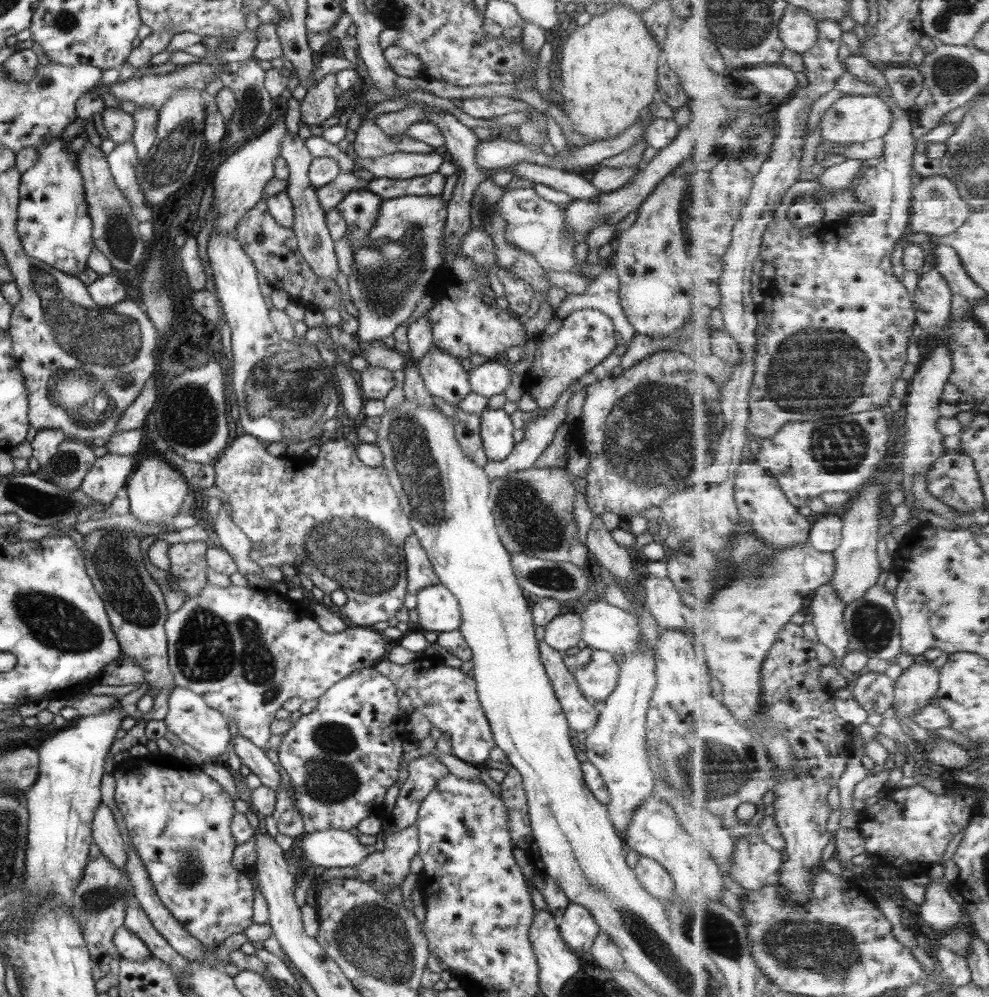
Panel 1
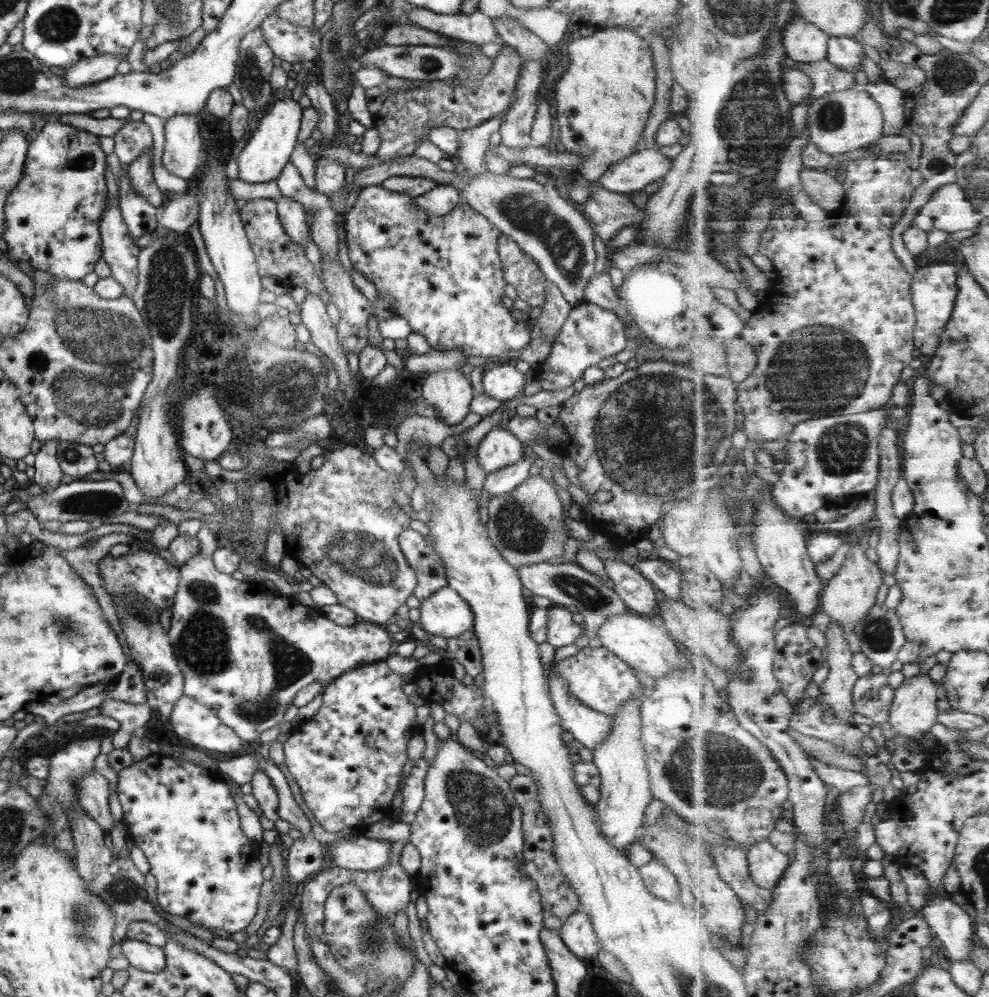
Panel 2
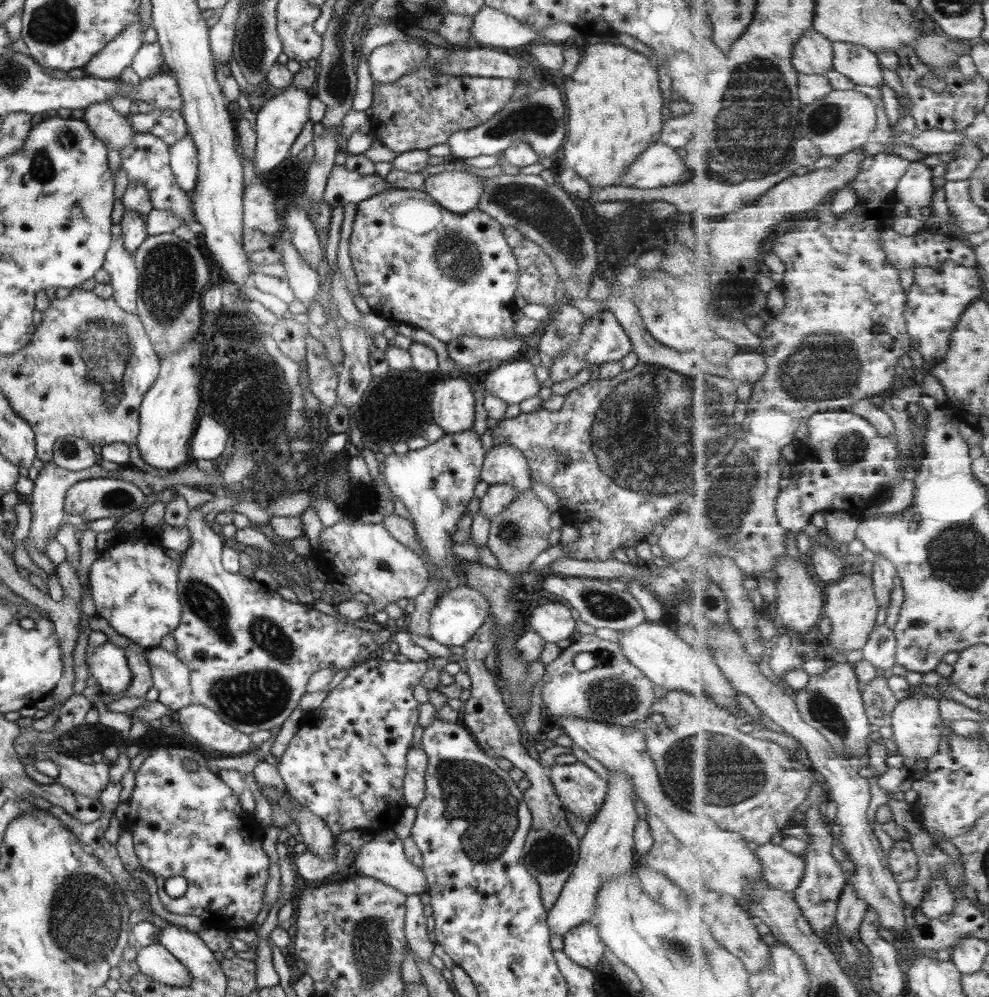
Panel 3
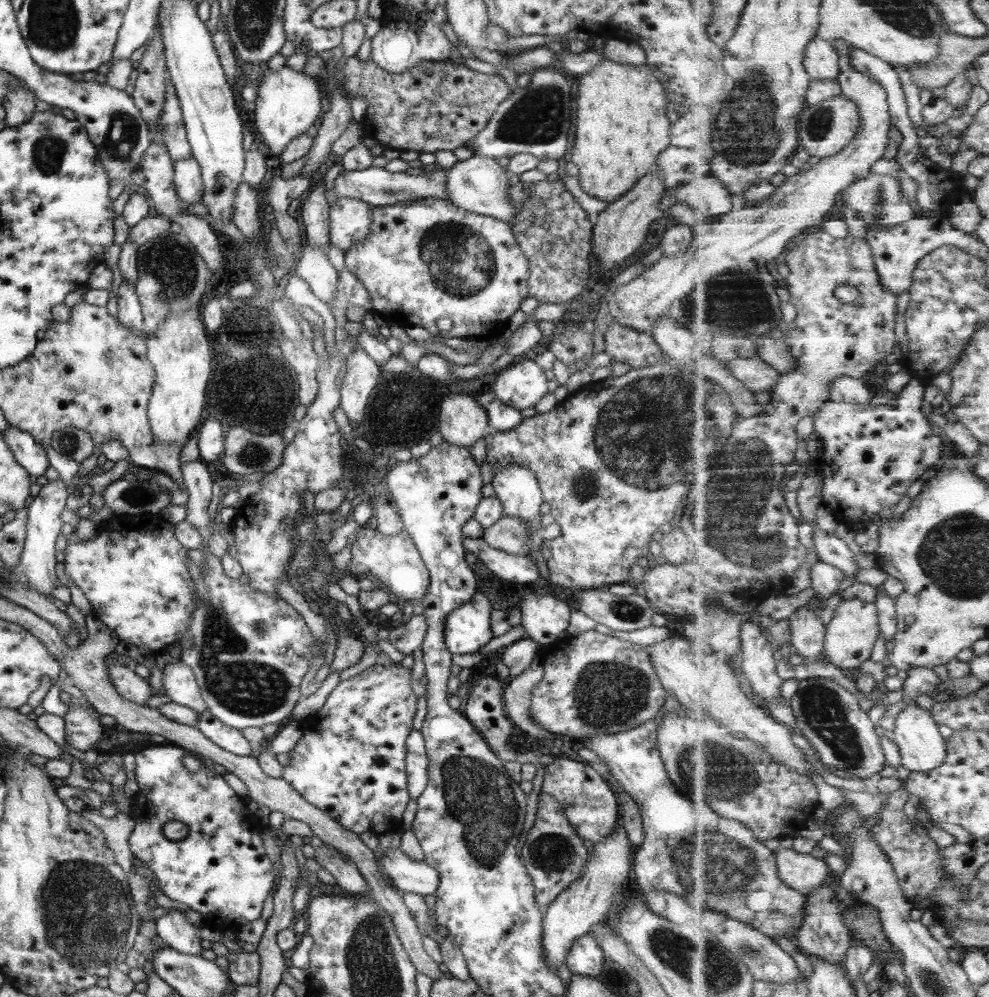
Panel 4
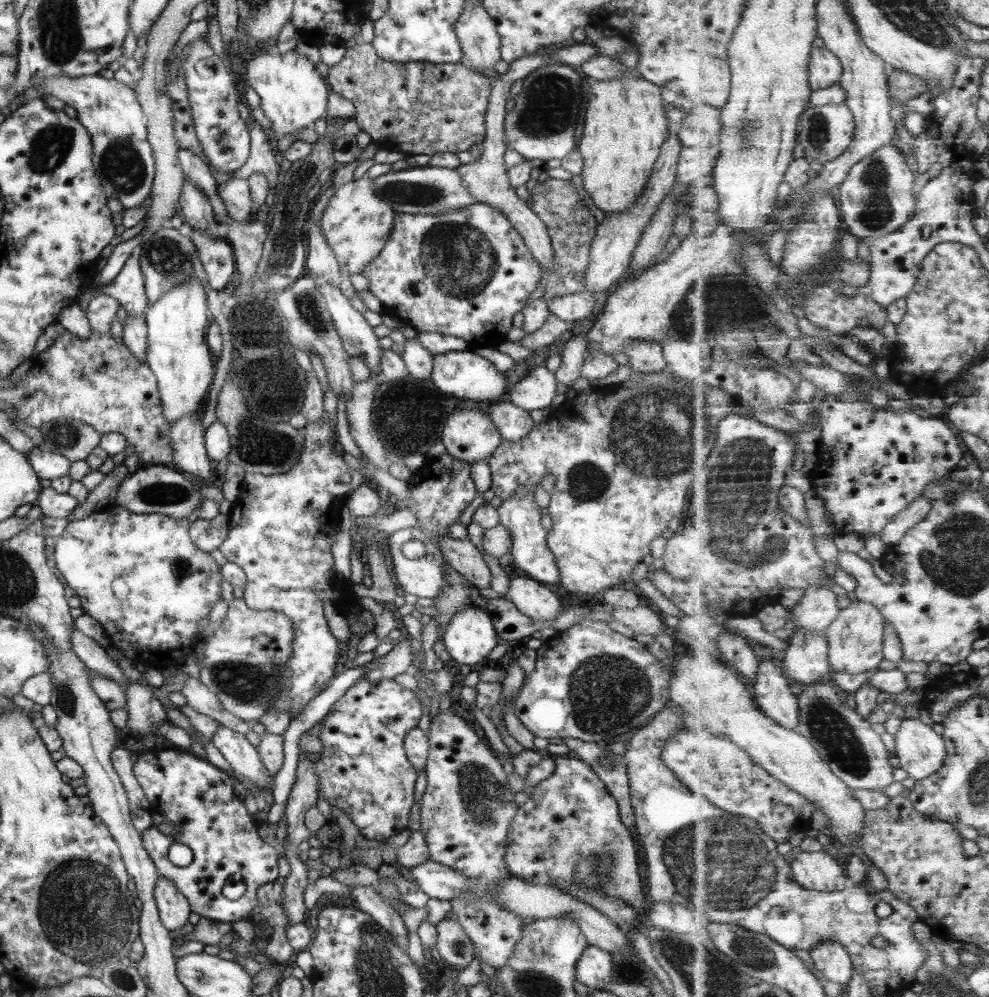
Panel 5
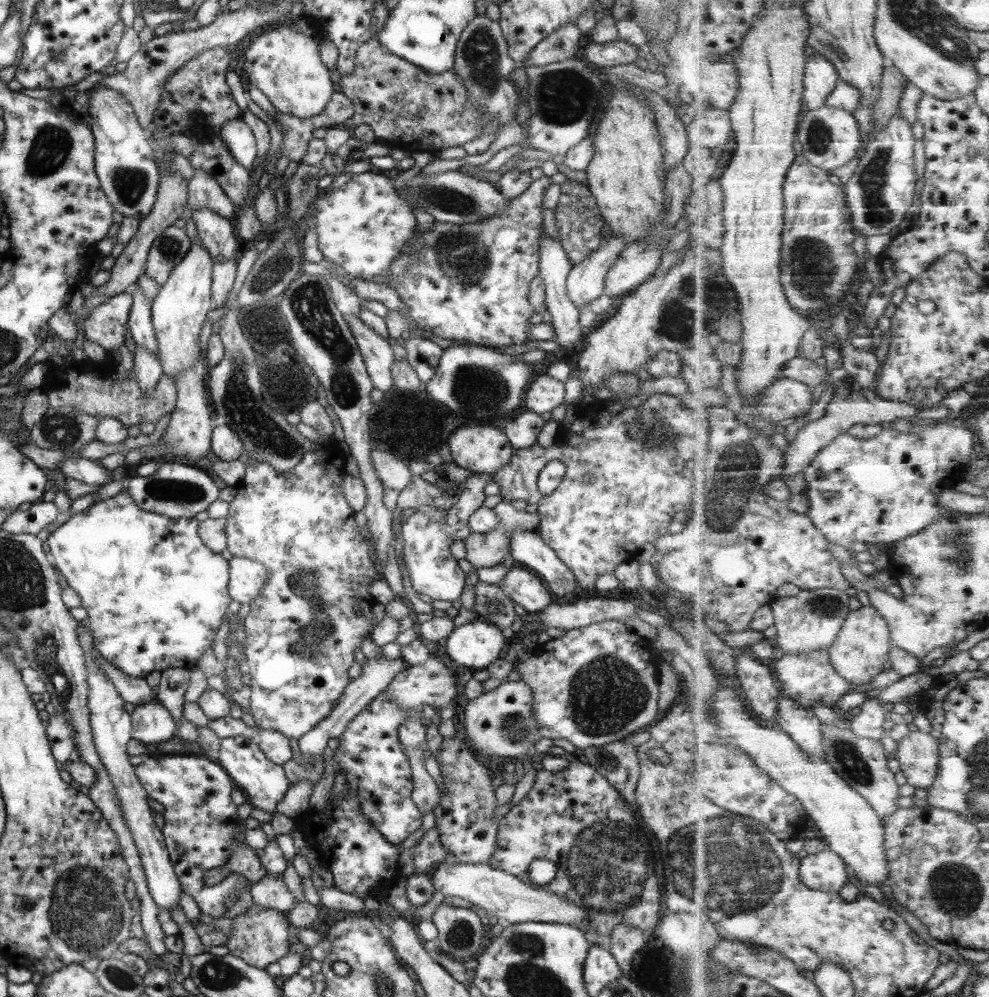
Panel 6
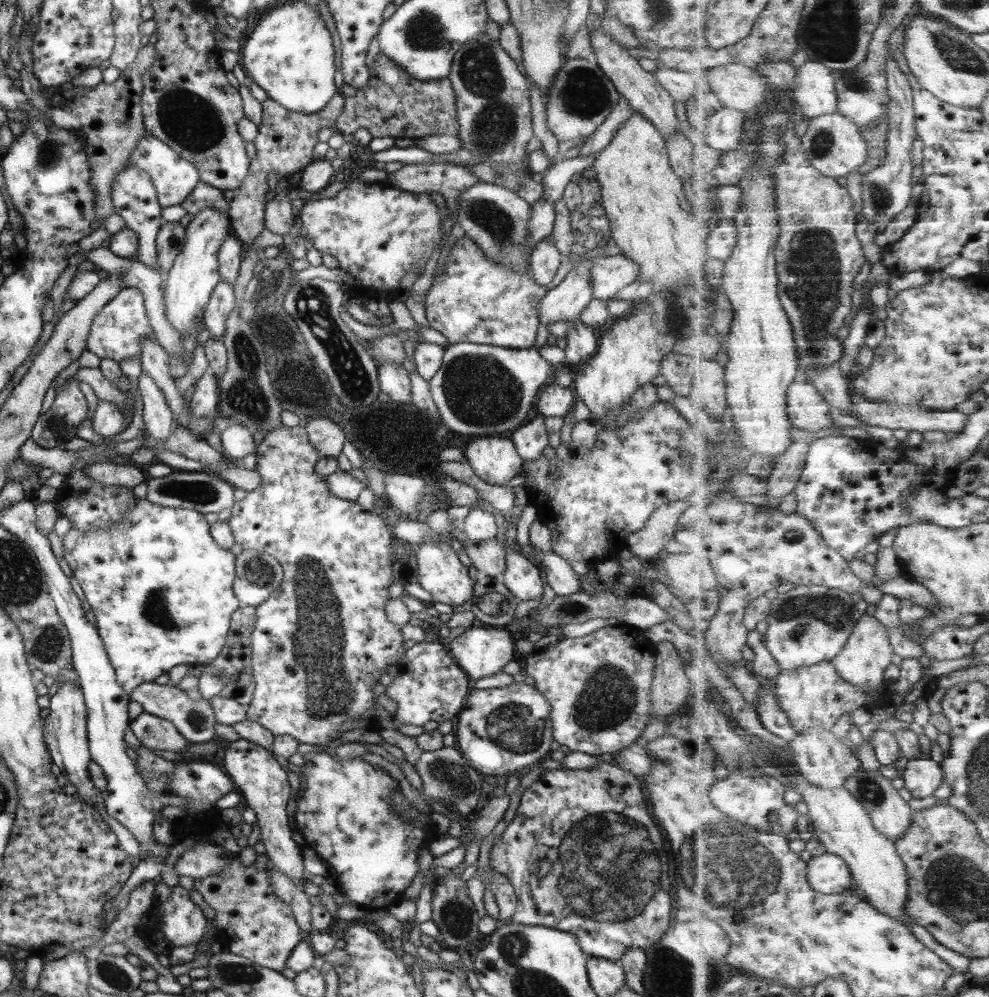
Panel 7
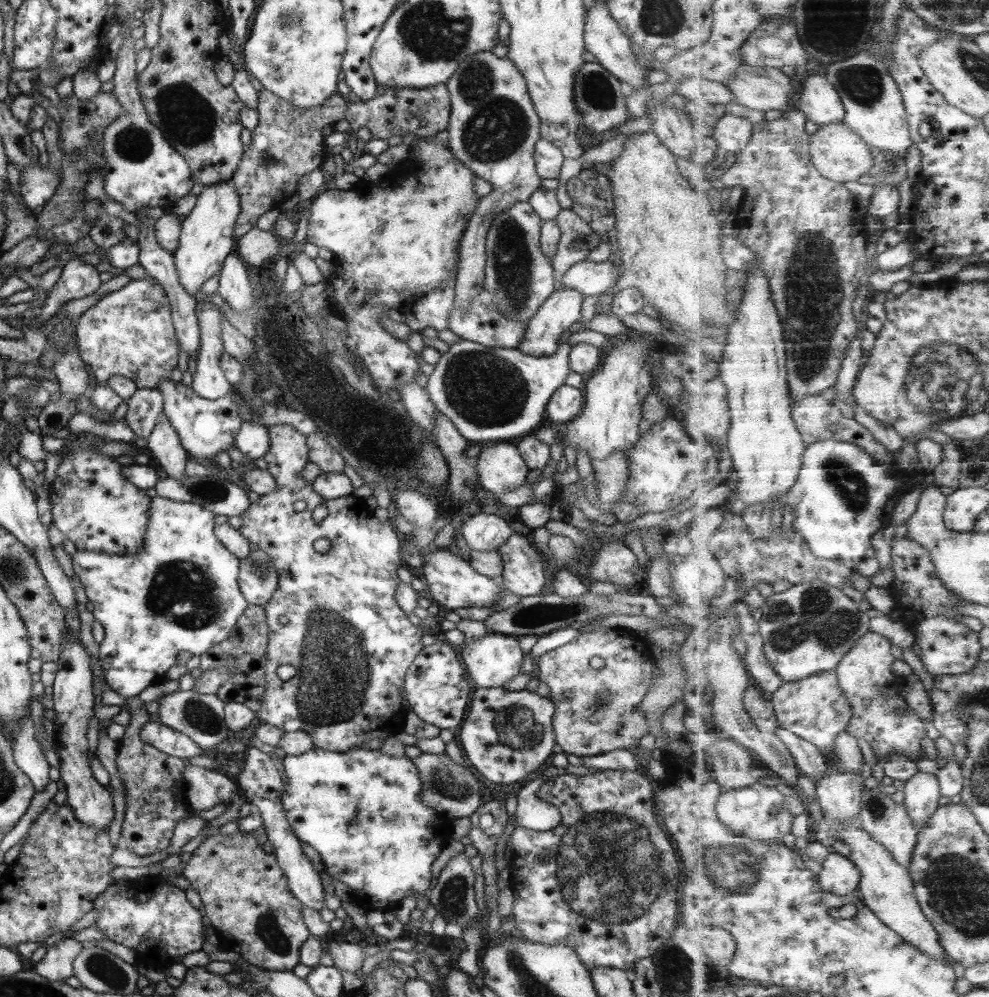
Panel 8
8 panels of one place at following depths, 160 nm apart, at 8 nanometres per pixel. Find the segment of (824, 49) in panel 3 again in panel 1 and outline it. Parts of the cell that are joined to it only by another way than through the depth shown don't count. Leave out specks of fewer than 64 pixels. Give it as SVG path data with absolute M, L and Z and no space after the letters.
M789 4L780 23L780 38L786 49L803 55L819 40L818 21L805 8Z

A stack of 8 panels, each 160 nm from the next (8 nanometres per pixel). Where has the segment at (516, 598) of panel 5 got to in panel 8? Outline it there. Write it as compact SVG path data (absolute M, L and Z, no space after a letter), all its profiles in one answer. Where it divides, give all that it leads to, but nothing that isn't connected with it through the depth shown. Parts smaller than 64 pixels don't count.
M513 532L496 551L503 563L501 588L519 598L539 595L546 562L529 538Z

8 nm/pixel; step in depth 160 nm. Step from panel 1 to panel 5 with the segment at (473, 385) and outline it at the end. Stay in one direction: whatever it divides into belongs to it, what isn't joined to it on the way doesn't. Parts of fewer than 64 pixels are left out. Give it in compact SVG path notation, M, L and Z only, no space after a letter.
M543 365L531 368L514 385L506 388L509 402L525 412L548 408L555 395L555 377Z

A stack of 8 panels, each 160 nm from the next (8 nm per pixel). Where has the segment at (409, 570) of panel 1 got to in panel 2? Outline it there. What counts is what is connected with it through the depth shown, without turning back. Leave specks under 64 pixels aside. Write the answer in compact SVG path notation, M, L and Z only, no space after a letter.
M405 529L397 536L400 551L409 568L415 573L417 586L413 588L413 596L423 602L433 592L447 587L447 577L441 560L435 551L423 540L416 531Z

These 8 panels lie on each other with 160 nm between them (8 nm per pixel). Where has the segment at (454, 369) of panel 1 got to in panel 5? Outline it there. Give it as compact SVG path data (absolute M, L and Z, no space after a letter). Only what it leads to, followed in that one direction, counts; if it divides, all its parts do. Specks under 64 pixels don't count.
M459 406L446 416L440 441L445 453L469 466L487 460L502 441L484 408Z

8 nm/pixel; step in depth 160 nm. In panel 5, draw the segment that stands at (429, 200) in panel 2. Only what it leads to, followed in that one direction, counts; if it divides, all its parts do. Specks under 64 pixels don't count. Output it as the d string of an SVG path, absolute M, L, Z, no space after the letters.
M554 46L542 48L541 50L531 53L531 55L517 58L508 63L509 67L502 74L498 74L496 79L492 80L491 92L488 98L488 106L486 109L485 118L485 132L481 142L482 152L479 159L474 159L467 164L460 164L456 171L460 174L461 182L465 188L468 188L470 195L476 200L477 203L488 204L491 208L500 210L500 213L512 224L512 227L519 233L519 236L523 239L526 249L531 253L533 259L539 264L541 271L549 274L550 269L553 268L552 250L550 249L549 237L547 236L546 228L542 225L540 218L532 212L532 210L526 205L525 201L522 201L517 197L514 188L509 182L507 171L508 168L503 162L503 152L506 151L506 146L502 141L503 136L503 120L505 118L505 102L509 95L509 86L515 82L515 80L521 80L525 78L532 70L540 67L547 61L547 54L554 49Z

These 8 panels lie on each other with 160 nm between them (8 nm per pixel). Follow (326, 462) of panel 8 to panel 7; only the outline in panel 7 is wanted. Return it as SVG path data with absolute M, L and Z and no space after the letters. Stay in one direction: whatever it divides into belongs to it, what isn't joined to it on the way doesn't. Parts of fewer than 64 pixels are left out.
M312 418L306 422L304 430L321 458L336 459L339 456L345 438L337 424L328 418Z

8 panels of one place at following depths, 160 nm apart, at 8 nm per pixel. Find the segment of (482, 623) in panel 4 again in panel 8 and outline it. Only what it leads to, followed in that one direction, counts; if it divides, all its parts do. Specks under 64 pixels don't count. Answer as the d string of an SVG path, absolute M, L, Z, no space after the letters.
M485 633L481 638L463 643L457 649L460 662L465 670L465 676L470 684L481 688L502 687L504 682L519 674L524 652L519 647L519 638L497 633Z

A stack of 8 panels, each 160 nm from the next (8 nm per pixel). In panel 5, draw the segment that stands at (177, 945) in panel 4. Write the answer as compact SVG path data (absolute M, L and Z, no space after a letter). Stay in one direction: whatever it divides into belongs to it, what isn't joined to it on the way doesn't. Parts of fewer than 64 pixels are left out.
M157 877L153 896L158 910L158 917L163 927L171 933L177 933L188 923L190 908L186 898L172 885L170 880Z

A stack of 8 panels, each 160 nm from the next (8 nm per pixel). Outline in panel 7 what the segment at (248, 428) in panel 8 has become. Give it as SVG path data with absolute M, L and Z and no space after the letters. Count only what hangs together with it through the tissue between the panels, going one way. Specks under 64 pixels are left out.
M223 424L220 431L220 443L223 456L228 461L244 458L255 451L252 433L240 424Z

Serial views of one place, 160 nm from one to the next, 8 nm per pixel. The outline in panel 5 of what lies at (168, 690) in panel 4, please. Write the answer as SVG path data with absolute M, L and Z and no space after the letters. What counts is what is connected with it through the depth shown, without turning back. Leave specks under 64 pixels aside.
M190 676L185 678L180 693L185 698L185 705L199 712L199 714L212 718L221 727L230 728L230 730L241 735L245 735L251 730L249 724L235 718L224 708L221 708L217 697L212 692L209 692L207 687L199 682L199 679Z

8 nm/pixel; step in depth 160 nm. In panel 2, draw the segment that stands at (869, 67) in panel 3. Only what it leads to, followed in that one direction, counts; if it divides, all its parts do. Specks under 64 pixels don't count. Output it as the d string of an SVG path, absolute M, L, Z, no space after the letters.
M833 37L829 40L828 59L843 70L857 72L861 70L861 62L865 59L865 52L859 40L847 37Z

